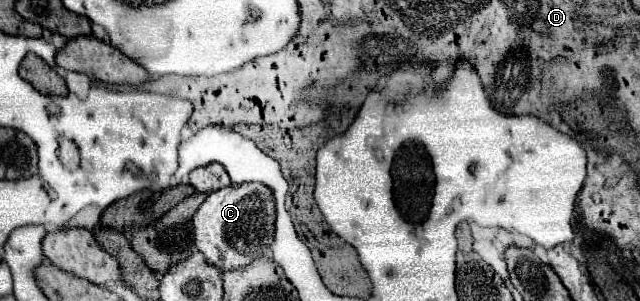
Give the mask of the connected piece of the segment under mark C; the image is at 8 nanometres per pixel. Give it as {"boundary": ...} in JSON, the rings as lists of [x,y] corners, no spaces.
{"boundary":[[[262,183],[230,185],[210,193],[194,213],[194,245],[204,255],[206,263],[220,271],[234,271],[250,265],[270,247],[274,239],[274,219],[274,199],[268,187]]]}

